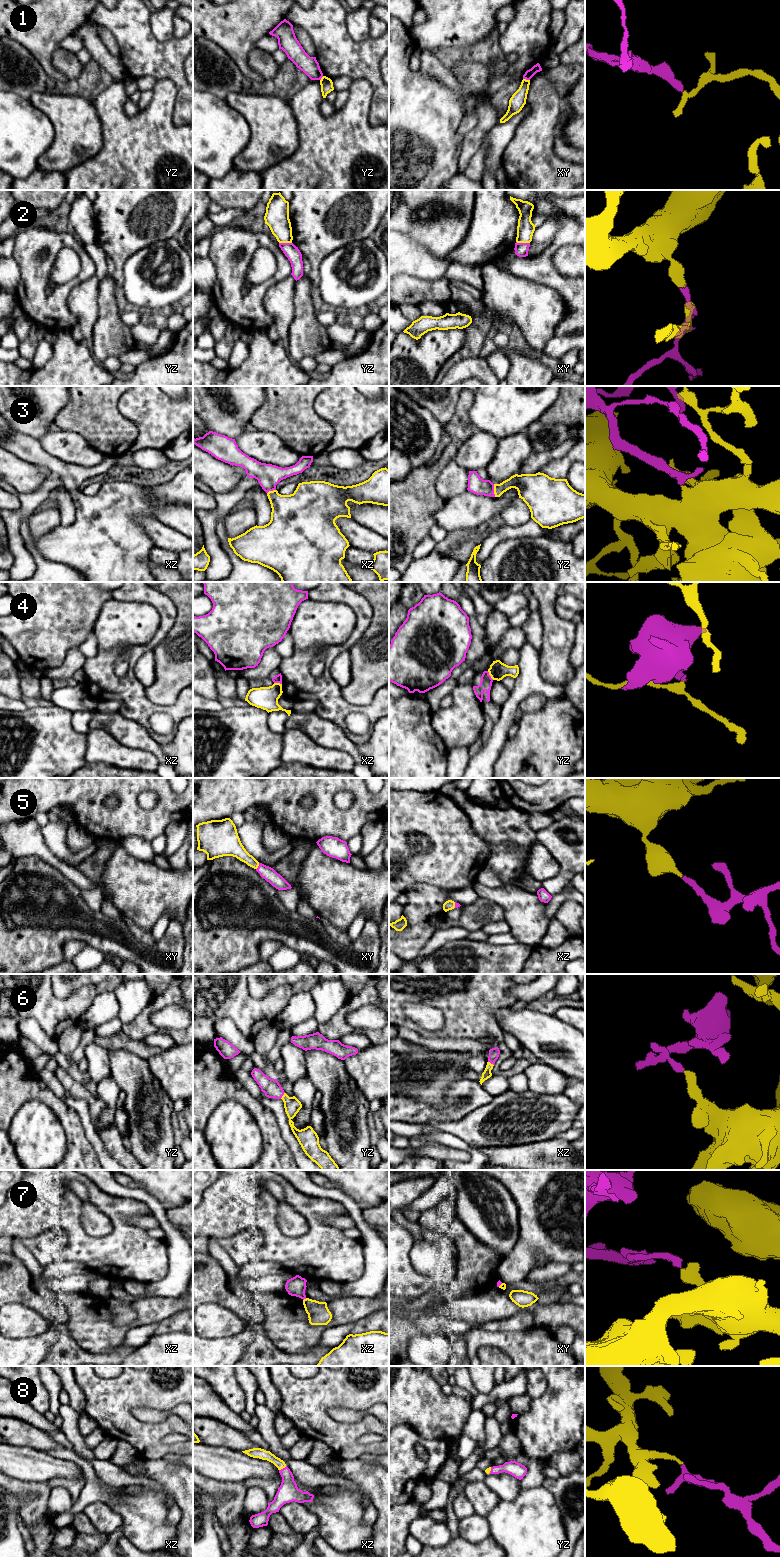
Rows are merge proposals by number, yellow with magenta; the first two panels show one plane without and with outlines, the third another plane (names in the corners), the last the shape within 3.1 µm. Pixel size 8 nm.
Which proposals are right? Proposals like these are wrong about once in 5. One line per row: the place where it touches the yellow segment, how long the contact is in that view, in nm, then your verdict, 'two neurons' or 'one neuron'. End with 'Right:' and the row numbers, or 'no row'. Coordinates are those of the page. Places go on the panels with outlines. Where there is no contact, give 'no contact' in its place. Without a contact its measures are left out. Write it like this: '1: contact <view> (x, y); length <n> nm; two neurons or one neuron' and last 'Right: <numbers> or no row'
1: contact xy (525, 79); length 60 nm; two neurons
2: contact xy (523, 242); length 110 nm; one neuron
3: contact yz (494, 490); length 110 nm; one neuron
4: contact yz (489, 674); length 90 nm; two neurons
5: contact xy (258, 865); length 60 nm; one neuron
6: contact yz (283, 1095); length 70 nm; one neuron
7: contact xz (304, 1299); length 40 nm; two neurons
8: contact xz (282, 1468); length 70 nm; one neuron
Right: 2, 3, 5, 6, 8

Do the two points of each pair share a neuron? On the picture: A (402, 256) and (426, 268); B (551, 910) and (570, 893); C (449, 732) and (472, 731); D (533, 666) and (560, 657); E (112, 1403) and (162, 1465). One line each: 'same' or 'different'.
A: same
B: same
C: same
D: different
E: different

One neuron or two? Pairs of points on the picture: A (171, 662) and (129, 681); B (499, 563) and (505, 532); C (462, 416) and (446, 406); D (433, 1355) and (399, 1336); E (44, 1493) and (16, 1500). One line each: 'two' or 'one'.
A: two
B: two
C: two
D: two
E: two

